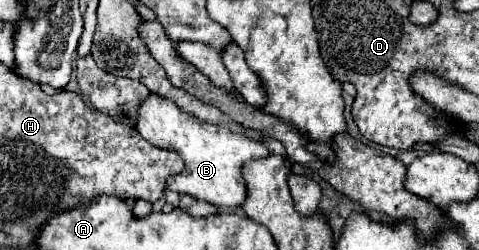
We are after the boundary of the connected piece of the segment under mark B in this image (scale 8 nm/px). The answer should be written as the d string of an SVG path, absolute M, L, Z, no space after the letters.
M149 95L139 107L139 117L135 129L155 147L175 151L185 161L185 171L167 179L167 189L175 193L187 193L195 199L207 201L219 209L241 207L247 199L247 187L243 181L243 165L247 161L263 159L269 155L267 147L245 135L231 133L225 127L207 125L205 121L195 121L195 117L183 113L173 101L159 95Z

